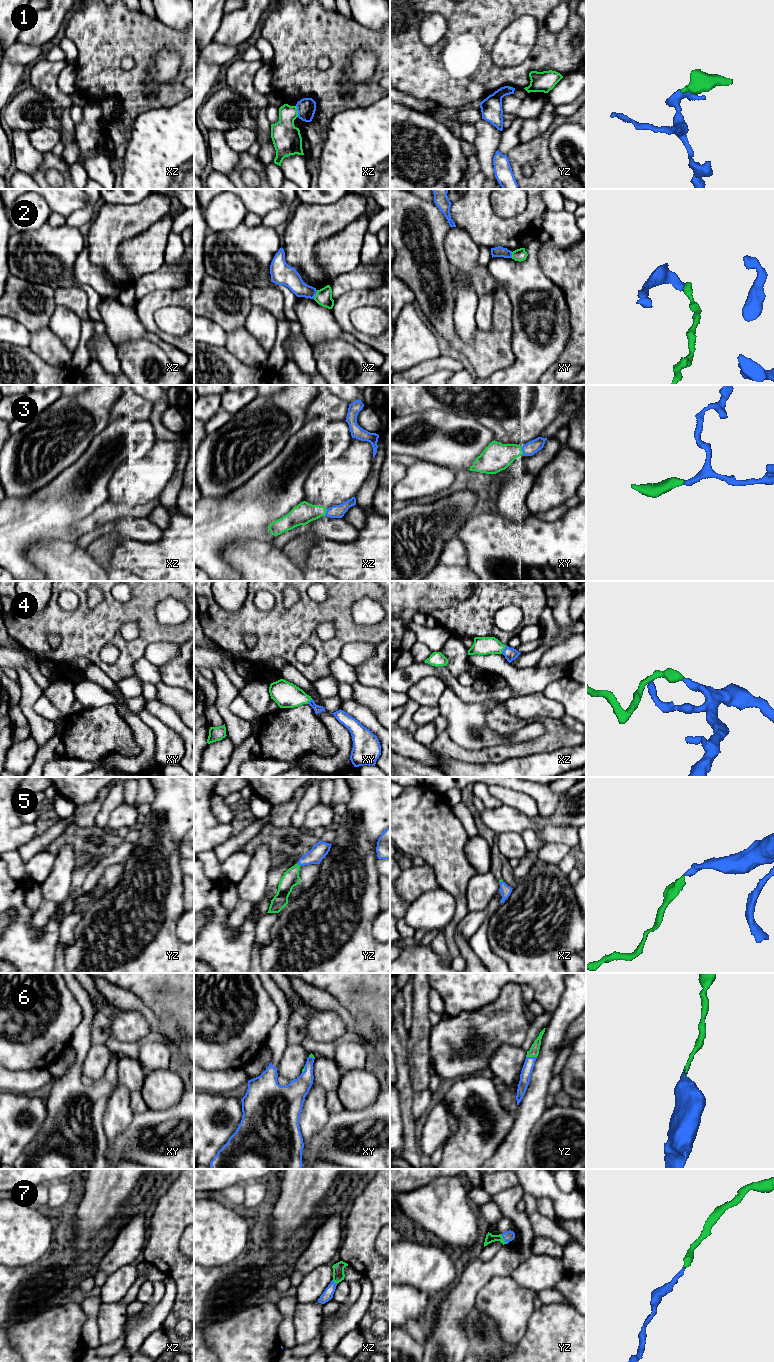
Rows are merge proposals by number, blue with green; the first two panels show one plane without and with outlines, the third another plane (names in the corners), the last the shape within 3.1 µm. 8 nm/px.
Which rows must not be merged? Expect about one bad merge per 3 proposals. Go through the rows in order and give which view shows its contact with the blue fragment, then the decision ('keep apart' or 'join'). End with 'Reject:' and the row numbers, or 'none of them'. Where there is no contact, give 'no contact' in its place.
1: contact in xz; keep apart
2: contact in xz; keep apart
3: contact in xy; join
4: contact in xz; join
5: contact in yz; join
6: contact in yz; join
7: contact in yz; join
Reject: 1, 2

